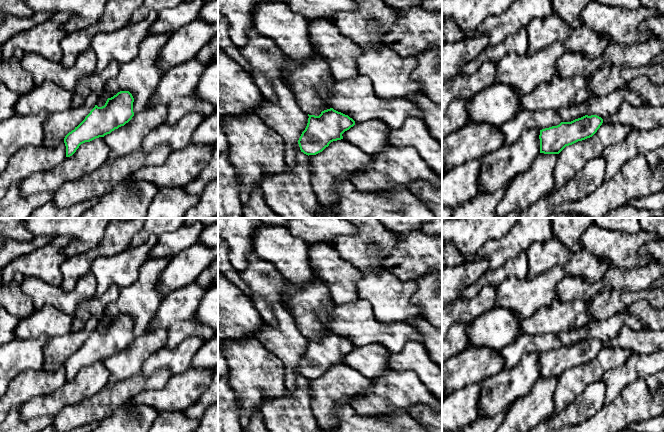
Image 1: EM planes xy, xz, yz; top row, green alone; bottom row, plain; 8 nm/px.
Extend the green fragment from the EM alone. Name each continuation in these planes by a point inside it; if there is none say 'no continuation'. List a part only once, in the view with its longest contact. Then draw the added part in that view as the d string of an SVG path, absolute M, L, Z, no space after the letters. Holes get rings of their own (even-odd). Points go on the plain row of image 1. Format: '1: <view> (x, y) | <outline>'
no continuation

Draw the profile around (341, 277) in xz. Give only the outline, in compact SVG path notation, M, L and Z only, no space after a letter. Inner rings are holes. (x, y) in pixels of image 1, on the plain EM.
M308 244L309 262L318 282L332 291L335 304L345 305L359 299L357 282L362 271L344 261L331 244Z

